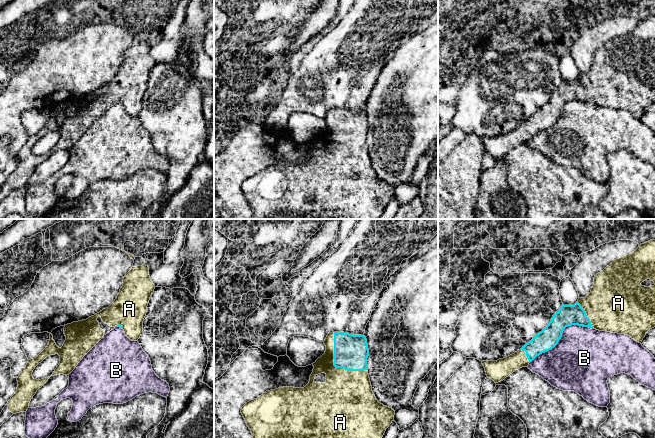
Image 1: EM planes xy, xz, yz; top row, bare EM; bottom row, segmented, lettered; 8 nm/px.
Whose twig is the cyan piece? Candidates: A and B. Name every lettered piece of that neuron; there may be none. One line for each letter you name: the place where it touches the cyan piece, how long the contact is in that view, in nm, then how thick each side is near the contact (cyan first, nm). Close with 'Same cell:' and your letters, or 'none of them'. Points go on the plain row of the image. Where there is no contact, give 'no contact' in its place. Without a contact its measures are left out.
A: contact xz (334, 141); length 400 nm; calibres 280 and 380 nm
Same cell: A

